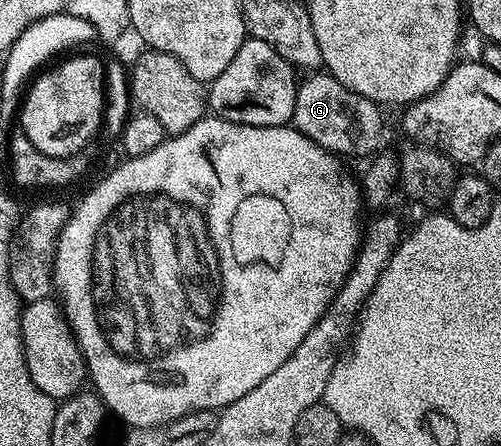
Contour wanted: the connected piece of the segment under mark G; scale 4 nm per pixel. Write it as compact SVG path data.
M313 72L300 83L295 96L295 112L291 123L307 140L319 144L330 154L349 158L365 158L376 155L381 142L382 107L369 98L351 92L339 80L327 72Z

